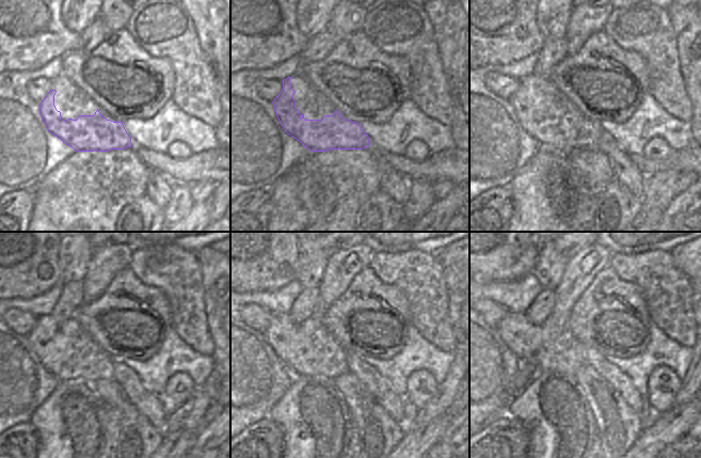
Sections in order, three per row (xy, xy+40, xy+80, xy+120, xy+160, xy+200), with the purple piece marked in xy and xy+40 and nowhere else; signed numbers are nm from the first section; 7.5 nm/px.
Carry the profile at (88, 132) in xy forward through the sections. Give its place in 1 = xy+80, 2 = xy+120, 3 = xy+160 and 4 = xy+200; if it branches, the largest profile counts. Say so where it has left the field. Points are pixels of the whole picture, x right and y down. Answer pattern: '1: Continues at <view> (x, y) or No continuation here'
1: Continues at xy+80 (575, 131)
2: Continues at xy+120 (100, 366)
3: Continues at xy+160 (279, 334)
4: Continues at xy+200 (514, 329).

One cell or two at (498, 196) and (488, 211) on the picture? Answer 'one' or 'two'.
one

